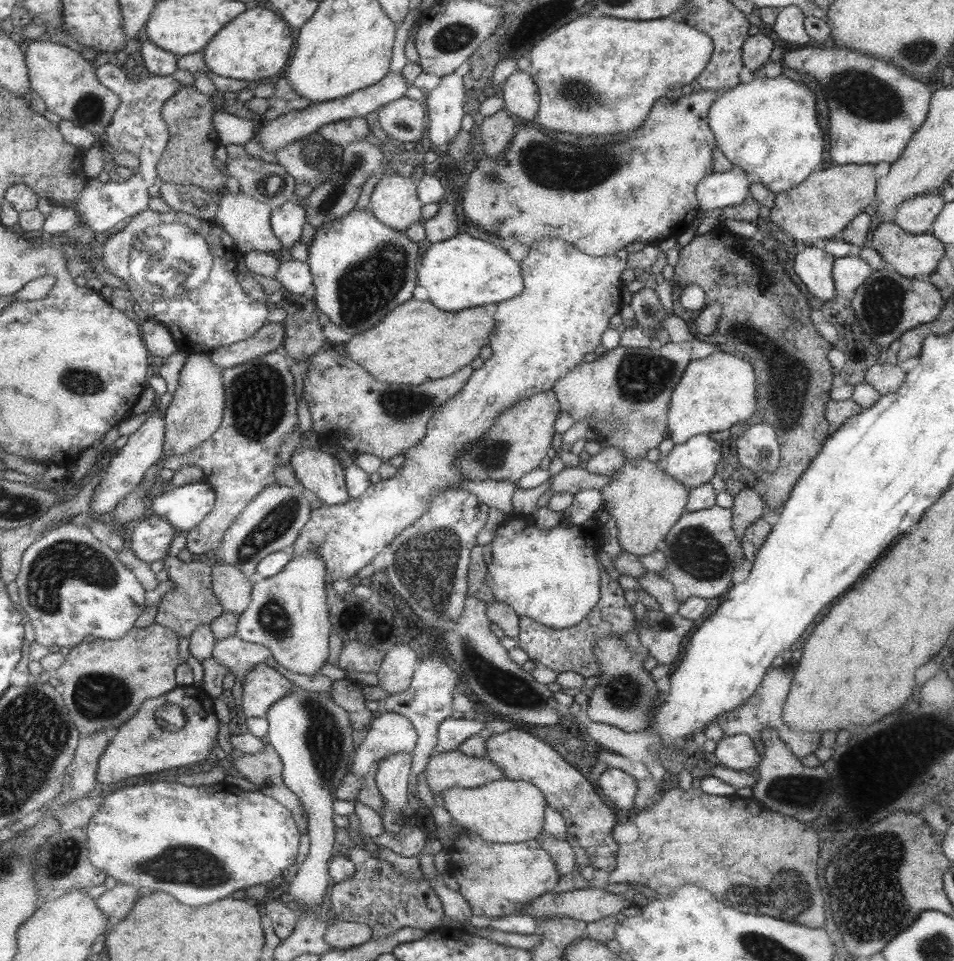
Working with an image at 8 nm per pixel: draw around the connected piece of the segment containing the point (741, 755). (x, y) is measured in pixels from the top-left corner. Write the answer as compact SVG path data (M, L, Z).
M745 734L723 737L716 742L713 754L721 767L733 771L744 771L758 764L760 757L751 738Z

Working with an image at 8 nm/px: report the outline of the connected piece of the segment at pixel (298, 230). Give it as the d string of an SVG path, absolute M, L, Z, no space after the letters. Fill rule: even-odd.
M295 198L272 209L272 229L280 237L284 248L291 249L302 240L307 221L307 211Z

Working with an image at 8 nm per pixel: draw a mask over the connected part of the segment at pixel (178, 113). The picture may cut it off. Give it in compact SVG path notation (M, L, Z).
M194 86L181 87L163 105L162 115L167 123L170 139L158 164L161 182L197 185L216 196L228 189L225 185L228 176L215 159L215 150L221 144L221 140L213 122L213 115L217 111L227 111L239 118L251 120L255 113L245 107L245 102L237 101L237 93L221 93L224 96L224 104L221 109L217 109L212 94L202 94Z

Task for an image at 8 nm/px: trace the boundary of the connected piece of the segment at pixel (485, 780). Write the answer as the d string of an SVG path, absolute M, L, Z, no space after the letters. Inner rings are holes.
M460 751L436 754L424 776L431 792L442 796L453 787L477 788L506 779L504 771L489 758L467 756Z

